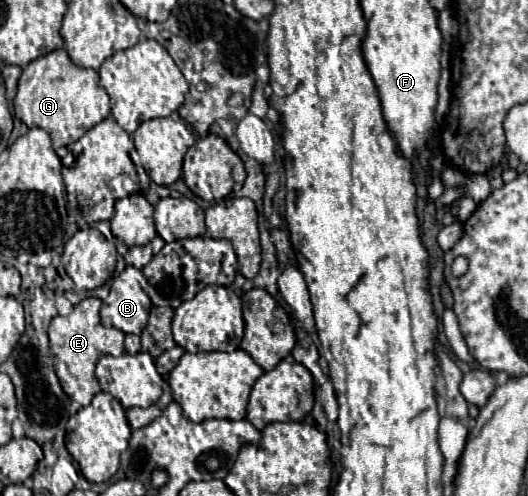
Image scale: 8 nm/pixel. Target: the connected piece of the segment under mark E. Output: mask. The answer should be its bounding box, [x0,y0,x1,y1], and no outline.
[48,297,124,405]

